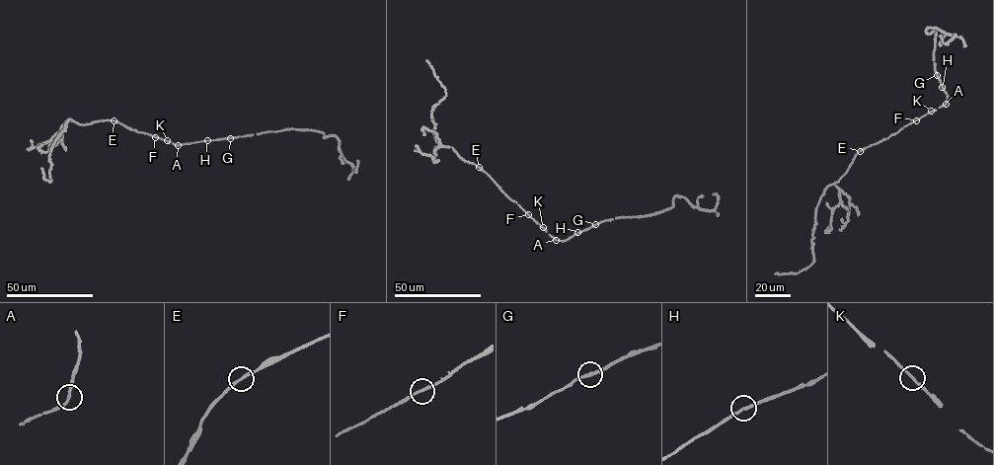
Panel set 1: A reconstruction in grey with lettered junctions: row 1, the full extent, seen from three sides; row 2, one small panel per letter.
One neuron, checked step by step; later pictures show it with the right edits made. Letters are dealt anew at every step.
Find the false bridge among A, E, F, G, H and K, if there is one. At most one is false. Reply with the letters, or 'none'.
none

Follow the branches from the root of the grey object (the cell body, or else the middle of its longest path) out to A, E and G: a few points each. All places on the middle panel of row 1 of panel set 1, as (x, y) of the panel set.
A: (534, 219), (556, 240)
E: (534, 219), (479, 167)
G: (534, 219), (549, 234), (563, 241), (595, 224)

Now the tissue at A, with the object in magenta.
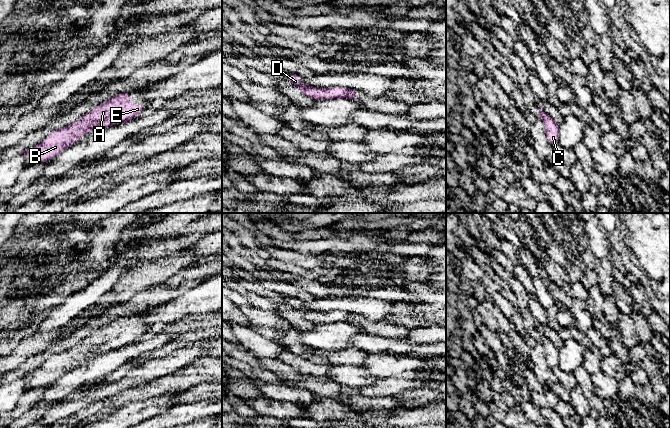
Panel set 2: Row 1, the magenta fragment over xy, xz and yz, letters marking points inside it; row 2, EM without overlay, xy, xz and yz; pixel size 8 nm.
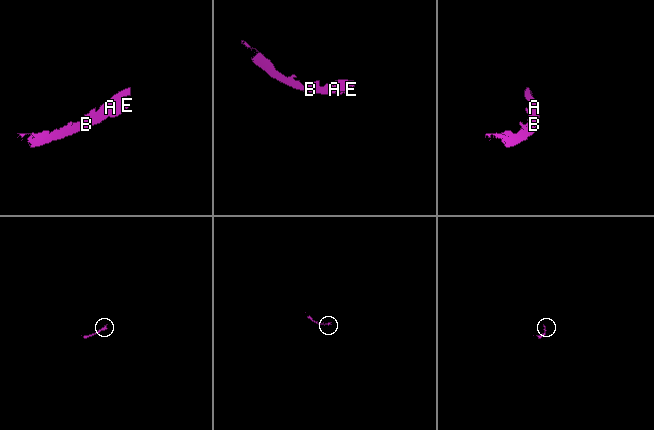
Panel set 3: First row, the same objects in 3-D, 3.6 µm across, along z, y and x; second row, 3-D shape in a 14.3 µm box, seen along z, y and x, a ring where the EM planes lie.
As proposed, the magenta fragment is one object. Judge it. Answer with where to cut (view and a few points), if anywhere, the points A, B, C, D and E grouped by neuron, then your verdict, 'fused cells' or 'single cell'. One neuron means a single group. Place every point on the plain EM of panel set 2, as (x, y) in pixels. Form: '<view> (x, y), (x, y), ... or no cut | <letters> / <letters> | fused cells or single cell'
no cut | A B C D E | single cell

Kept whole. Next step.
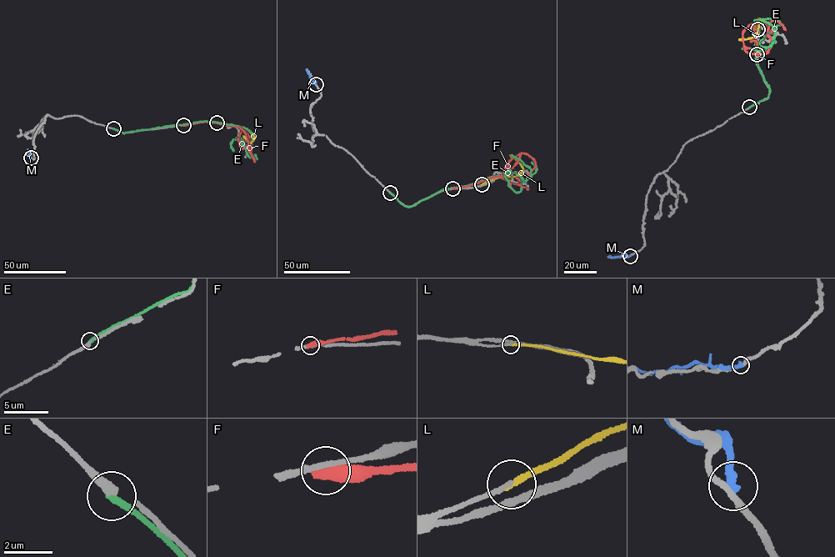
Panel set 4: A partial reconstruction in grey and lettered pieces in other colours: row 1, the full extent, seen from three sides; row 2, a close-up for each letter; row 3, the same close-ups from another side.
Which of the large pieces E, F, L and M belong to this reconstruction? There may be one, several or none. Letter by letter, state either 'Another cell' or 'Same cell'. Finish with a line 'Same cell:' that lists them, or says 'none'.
E: Another cell
F: Another cell
L: Same cell
M: Another cell
Same cell: L

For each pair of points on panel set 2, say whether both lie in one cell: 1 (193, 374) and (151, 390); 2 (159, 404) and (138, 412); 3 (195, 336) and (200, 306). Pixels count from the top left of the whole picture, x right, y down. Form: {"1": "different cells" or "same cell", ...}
{"1": "same cell", "2": "same cell", "3": "different cells"}

